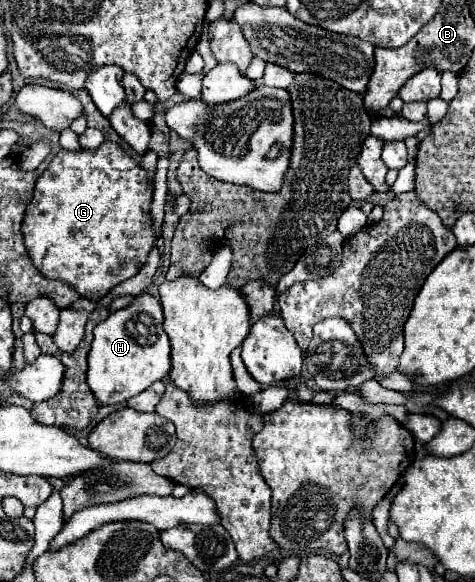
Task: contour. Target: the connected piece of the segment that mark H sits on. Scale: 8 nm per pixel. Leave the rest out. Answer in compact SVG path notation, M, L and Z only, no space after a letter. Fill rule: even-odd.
M144 292L140 296L134 296L134 302L122 310L112 312L104 322L100 322L94 328L94 340L92 348L88 352L88 386L94 392L94 398L98 404L120 404L128 398L144 392L148 386L152 386L158 380L164 380L170 370L170 338L166 336L162 328L162 306L160 302Z

